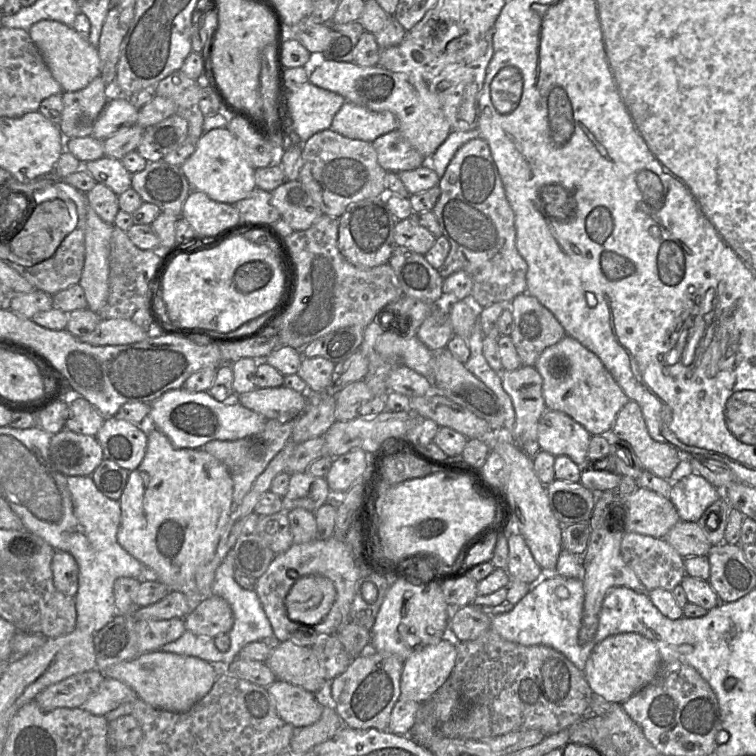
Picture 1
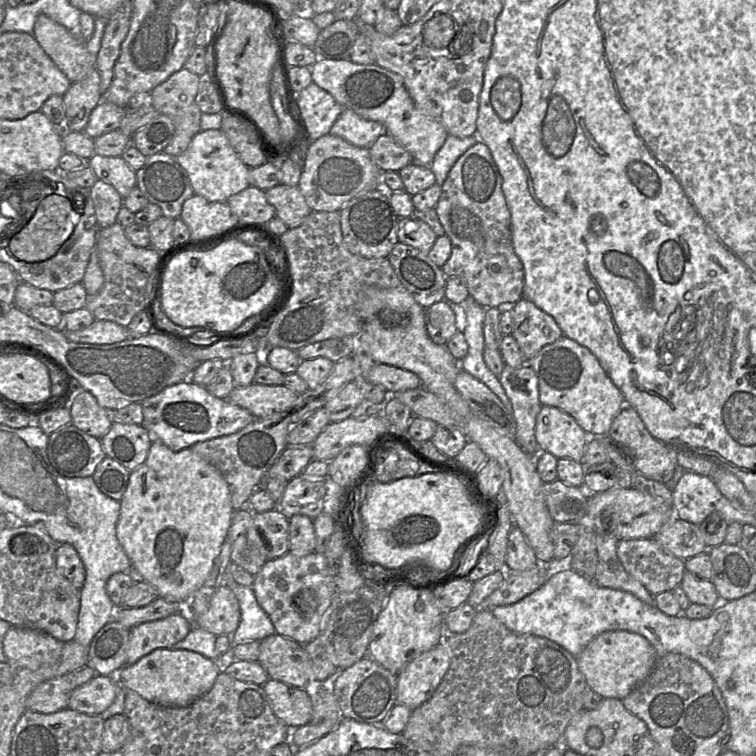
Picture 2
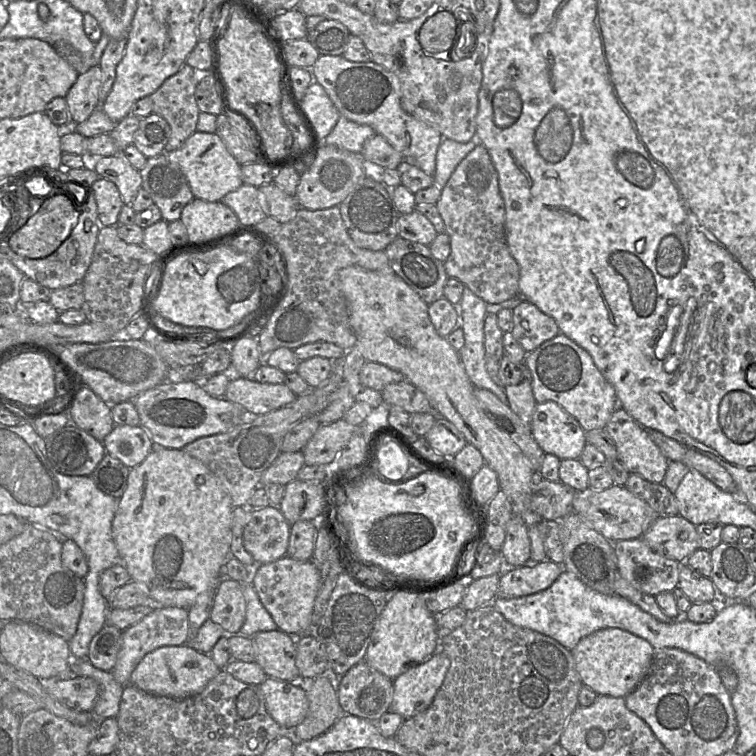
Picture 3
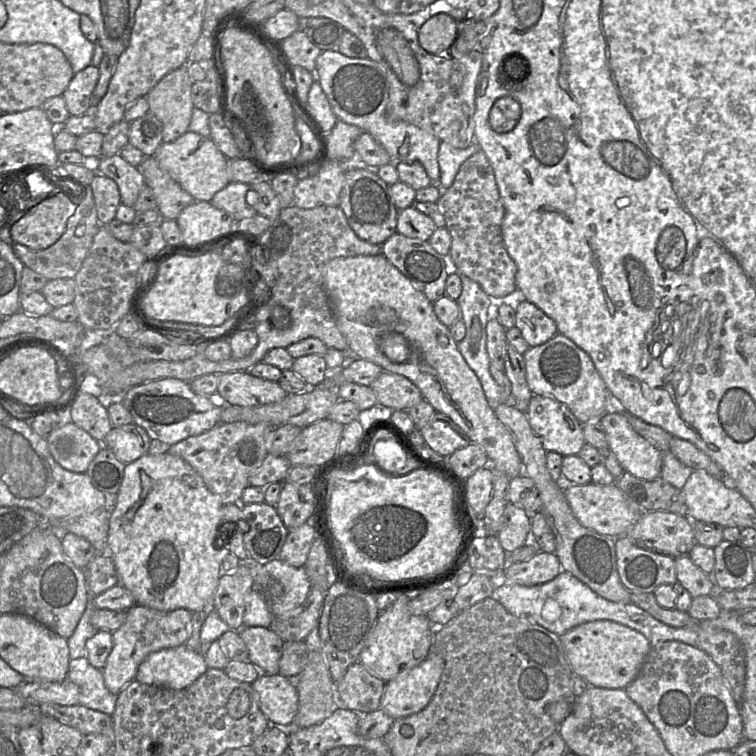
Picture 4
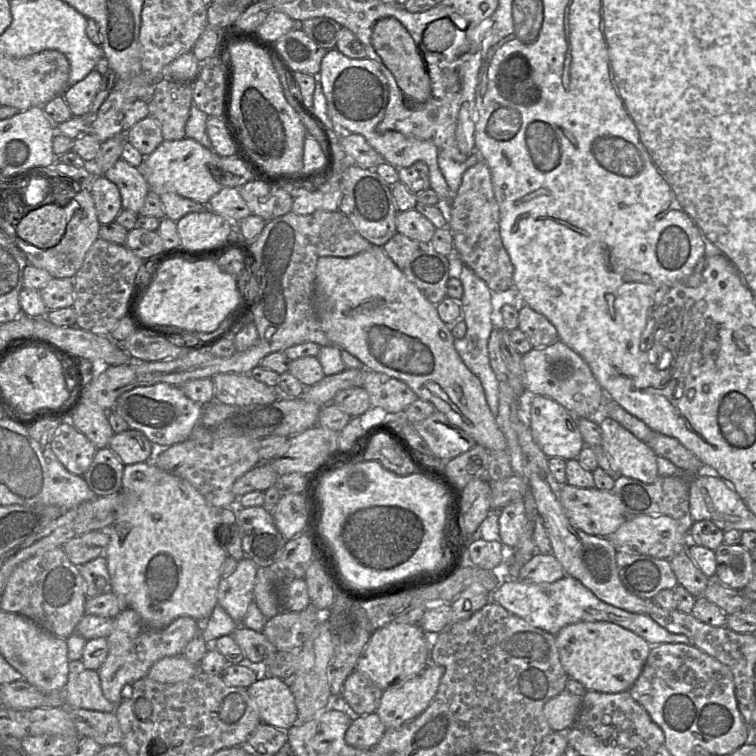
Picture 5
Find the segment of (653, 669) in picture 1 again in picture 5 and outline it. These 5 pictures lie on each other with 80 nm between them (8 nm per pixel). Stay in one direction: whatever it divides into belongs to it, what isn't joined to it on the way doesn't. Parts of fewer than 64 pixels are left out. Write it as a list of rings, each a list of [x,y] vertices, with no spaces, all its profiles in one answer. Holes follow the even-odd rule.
[[[608,621],[568,624],[555,638],[568,677],[582,683],[586,690],[604,693],[628,691],[639,677],[651,649],[651,645],[636,633]]]

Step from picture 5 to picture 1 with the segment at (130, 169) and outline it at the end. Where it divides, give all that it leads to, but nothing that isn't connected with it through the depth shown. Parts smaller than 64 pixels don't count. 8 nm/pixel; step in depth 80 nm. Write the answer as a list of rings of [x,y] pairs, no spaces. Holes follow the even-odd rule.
[[[105,155],[100,159],[84,163],[84,168],[97,183],[108,186],[117,195],[132,187],[132,174],[119,159]]]

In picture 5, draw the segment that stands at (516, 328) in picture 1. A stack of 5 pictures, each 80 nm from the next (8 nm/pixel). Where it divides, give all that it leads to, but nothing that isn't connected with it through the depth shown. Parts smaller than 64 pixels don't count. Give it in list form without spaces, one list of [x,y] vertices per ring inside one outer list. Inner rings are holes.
[[[528,305],[518,312],[518,329],[527,336],[532,347],[544,348],[559,339],[555,326],[543,314]]]

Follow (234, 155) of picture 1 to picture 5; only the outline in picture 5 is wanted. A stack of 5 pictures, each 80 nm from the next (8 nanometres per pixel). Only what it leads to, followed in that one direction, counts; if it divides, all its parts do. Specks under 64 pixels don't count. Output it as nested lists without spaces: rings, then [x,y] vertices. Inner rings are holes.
[[[188,137],[173,141],[164,140],[150,155],[145,156],[141,170],[150,190],[156,194],[175,193],[208,205],[211,197],[222,189],[211,174],[211,165],[215,163],[216,157],[220,156],[213,149],[205,148]]]

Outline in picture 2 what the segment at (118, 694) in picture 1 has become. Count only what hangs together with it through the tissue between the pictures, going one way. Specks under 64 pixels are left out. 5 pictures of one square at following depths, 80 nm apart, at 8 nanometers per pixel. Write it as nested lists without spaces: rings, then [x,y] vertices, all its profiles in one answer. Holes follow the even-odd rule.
[[[97,675],[72,691],[68,708],[89,715],[100,715],[113,703],[116,693],[117,677]]]

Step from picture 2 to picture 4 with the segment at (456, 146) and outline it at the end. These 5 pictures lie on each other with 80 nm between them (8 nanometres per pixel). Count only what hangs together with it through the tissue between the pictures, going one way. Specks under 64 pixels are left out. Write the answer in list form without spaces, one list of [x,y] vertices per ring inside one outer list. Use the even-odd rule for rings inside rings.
[[[441,141],[438,151],[438,164],[440,168],[438,186],[442,190],[449,188],[462,163],[478,150],[480,150],[480,147],[476,142],[473,142],[466,148],[455,148],[450,144]]]

